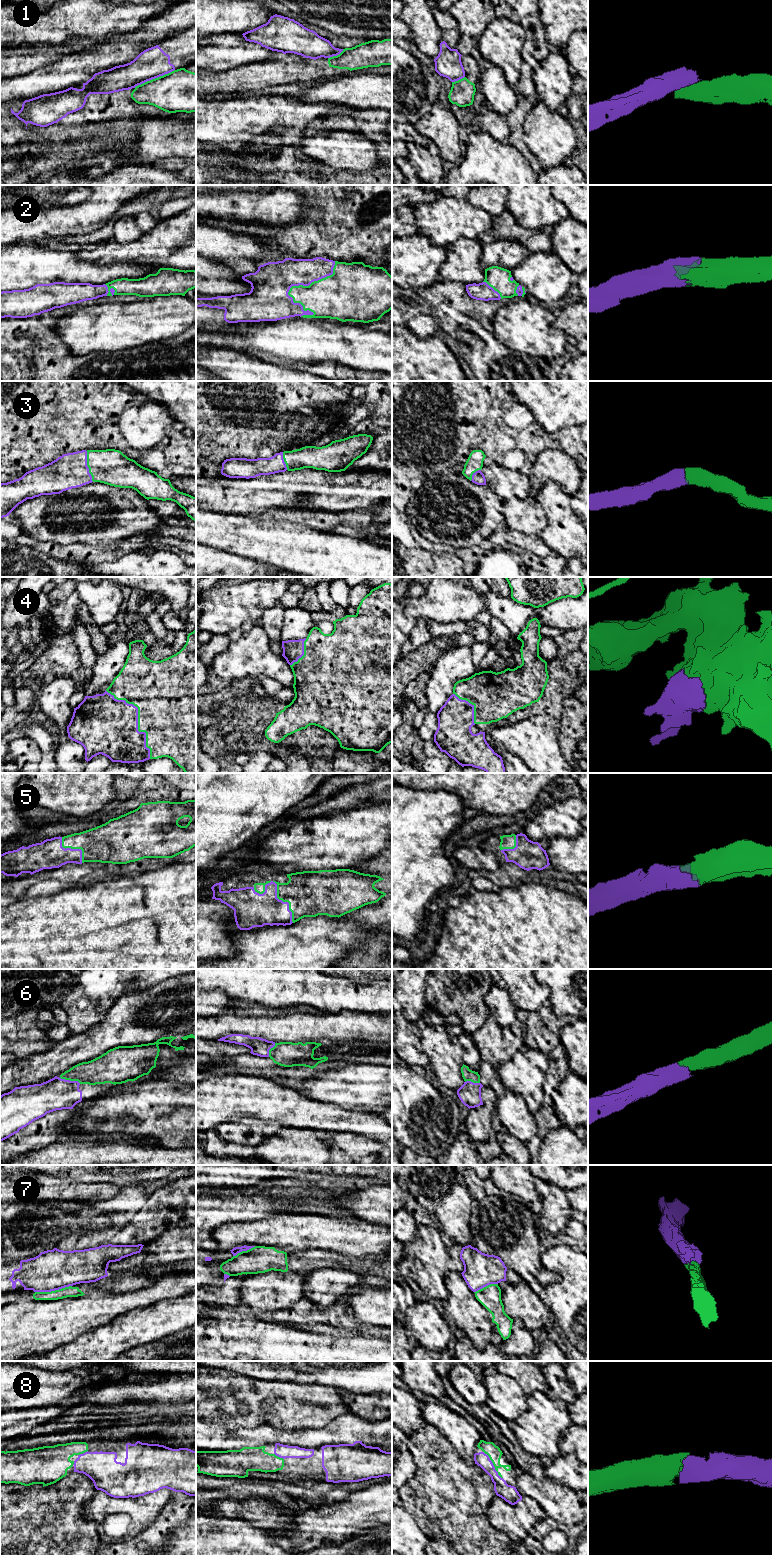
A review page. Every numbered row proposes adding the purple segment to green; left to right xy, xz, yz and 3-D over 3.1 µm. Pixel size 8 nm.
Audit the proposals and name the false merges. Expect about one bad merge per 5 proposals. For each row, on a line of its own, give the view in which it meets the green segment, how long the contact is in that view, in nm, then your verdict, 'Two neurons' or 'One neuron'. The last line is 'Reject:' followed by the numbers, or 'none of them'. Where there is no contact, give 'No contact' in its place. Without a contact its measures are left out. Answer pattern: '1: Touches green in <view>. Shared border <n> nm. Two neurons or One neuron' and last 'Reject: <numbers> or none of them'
1: Touches green in xy. Shared border 360 nm. Two neurons
2: Touches green in xz. Shared border 550 nm. One neuron
3: Touches green in xy. Shared border 260 nm. One neuron
4: Touches green in xy. Shared border 650 nm. One neuron
5: Touches green in xz. Shared border 440 nm. One neuron
6: Touches green in xy. Shared border 180 nm. One neuron
7: Touches green in xy. Shared border 300 nm. Two neurons
8: Touches green in yz. Shared border 280 nm. One neuron
Reject: 1, 7

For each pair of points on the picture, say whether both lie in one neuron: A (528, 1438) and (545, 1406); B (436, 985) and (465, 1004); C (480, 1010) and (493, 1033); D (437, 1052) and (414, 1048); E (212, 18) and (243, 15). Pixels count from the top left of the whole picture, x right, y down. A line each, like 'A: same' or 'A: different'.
A: same
B: same
C: different
D: different
E: same

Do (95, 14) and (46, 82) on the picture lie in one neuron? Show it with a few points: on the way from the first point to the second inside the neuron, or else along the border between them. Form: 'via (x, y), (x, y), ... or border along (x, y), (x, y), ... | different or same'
border along (110, 36), (102, 40), (87, 42) | different

